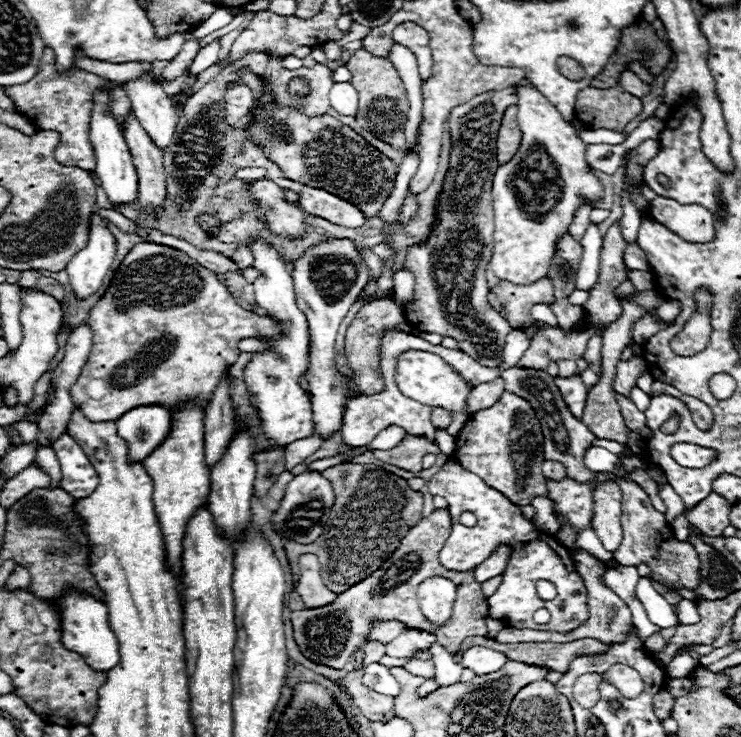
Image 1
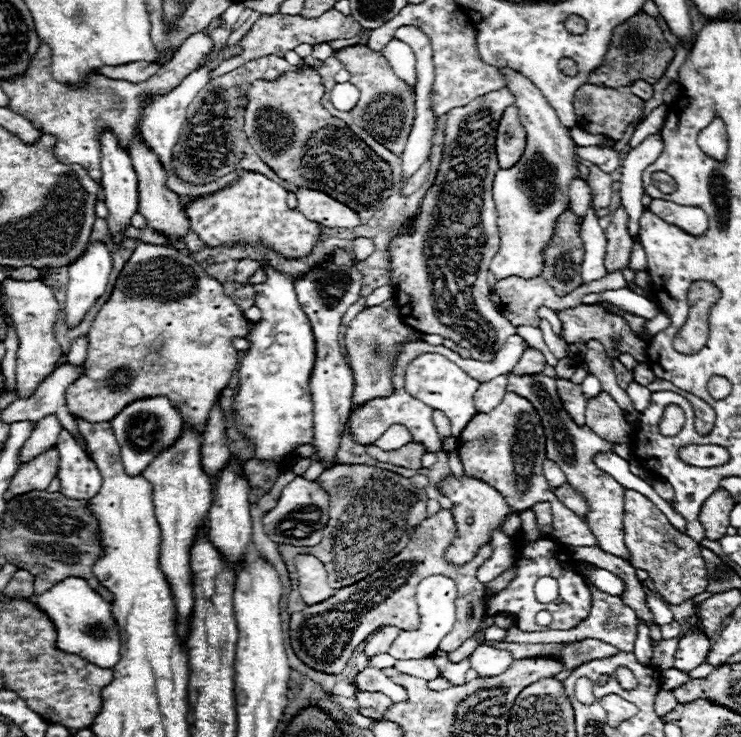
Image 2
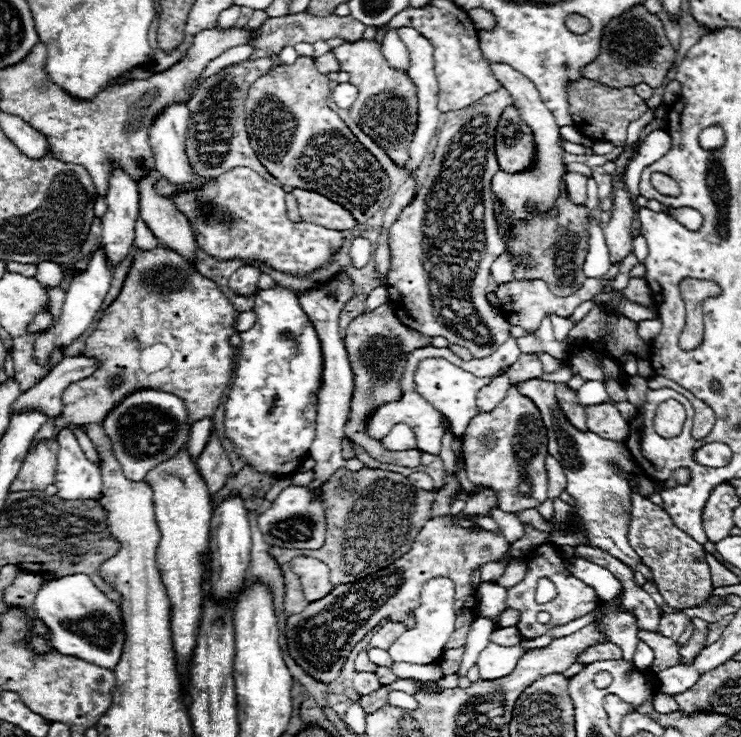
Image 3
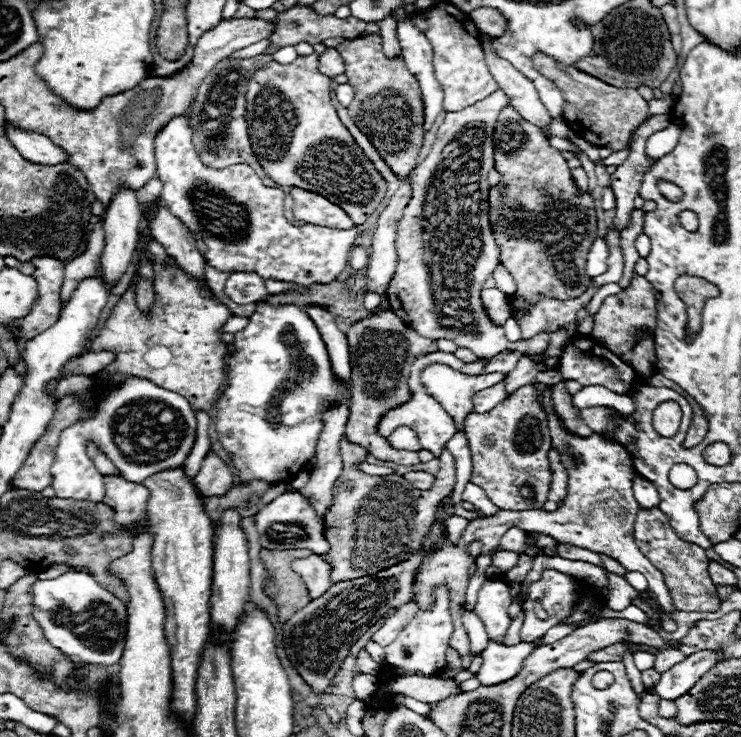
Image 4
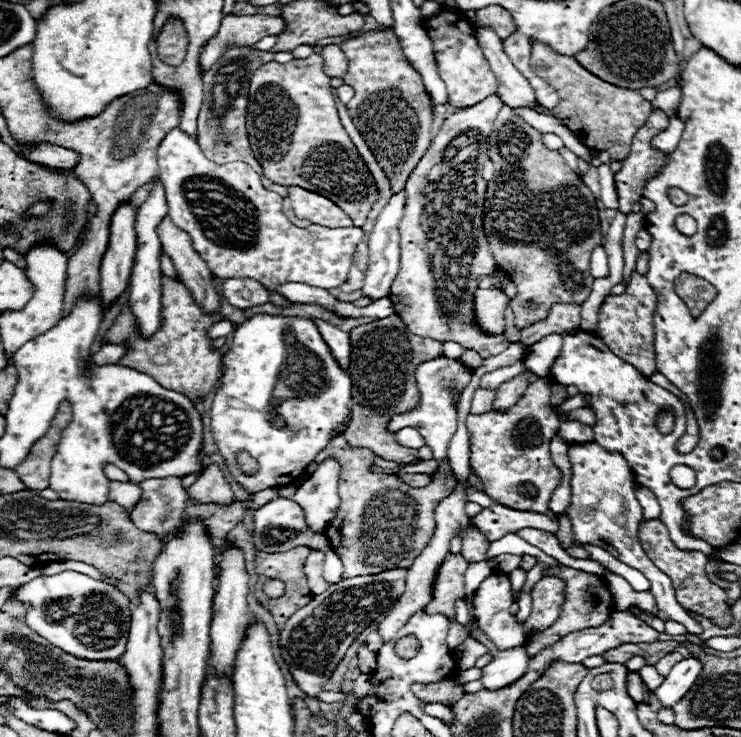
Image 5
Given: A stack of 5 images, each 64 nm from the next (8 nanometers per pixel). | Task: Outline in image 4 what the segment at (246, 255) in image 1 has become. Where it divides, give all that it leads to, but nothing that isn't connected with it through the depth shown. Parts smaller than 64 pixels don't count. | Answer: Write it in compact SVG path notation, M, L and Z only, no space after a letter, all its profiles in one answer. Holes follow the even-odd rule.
M234 272L226 280L226 294L238 304L252 304L268 296L260 276L252 272Z

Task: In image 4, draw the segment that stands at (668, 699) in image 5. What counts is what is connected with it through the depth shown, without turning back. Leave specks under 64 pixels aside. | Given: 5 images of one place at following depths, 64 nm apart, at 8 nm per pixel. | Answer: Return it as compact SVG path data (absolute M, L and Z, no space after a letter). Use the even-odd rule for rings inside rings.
M702 650L688 656L686 660L678 662L674 668L662 674L654 692L662 700L676 700L678 696L686 694L716 664L716 660L722 660L722 656L714 650Z

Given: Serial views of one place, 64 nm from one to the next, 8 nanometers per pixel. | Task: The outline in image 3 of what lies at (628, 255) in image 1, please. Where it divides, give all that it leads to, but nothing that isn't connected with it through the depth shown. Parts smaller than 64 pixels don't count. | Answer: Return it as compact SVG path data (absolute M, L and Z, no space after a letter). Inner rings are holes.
M638 236L632 240L632 248L634 248L634 254L638 258L638 262L644 262L646 256L648 256L648 244L646 244L646 238Z

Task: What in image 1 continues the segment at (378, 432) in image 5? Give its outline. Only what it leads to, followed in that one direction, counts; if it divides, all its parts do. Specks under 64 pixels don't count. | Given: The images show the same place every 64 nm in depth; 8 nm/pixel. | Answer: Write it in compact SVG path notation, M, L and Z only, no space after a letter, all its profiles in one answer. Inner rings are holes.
M378 300L364 304L346 332L346 356L348 356L348 366L352 370L356 394L378 394L384 390L384 376L380 372L380 342L386 330L400 330L406 334L414 330L406 322L402 310L394 300ZM407 434L392 450L372 450L372 454L386 464L392 464L392 466L398 466L410 472L420 472L422 456L440 454L440 448L438 444L432 444L426 437Z

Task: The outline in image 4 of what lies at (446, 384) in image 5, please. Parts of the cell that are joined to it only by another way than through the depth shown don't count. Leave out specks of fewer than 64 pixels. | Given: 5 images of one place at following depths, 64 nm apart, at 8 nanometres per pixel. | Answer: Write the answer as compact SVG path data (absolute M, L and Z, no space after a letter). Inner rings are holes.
M432 352L432 354L426 354L426 356L416 358L416 362L412 364L410 380L408 380L408 386L410 386L410 390L412 390L412 400L406 402L404 406L400 406L400 408L390 410L390 412L382 418L382 422L380 422L380 426L378 426L378 432L380 432L382 436L390 436L390 432L394 432L394 428L398 428L398 426L410 426L410 428L414 428L414 430L418 432L418 438L420 438L422 448L430 450L430 452L438 458L438 456L442 454L446 442L456 434L456 424L454 424L454 418L448 416L448 414L444 412L444 408L440 408L440 404L426 392L426 388L424 388L424 384L422 384L422 380L420 380L420 374L422 374L422 370L424 370L426 366L430 366L430 364L446 364L446 366L450 366L450 368L462 372L462 374L474 376L474 374L478 374L478 372L482 370L484 362L486 362L486 360L478 360L478 362L472 362L472 364L464 364L464 362L458 360L454 354L446 354L446 352Z

